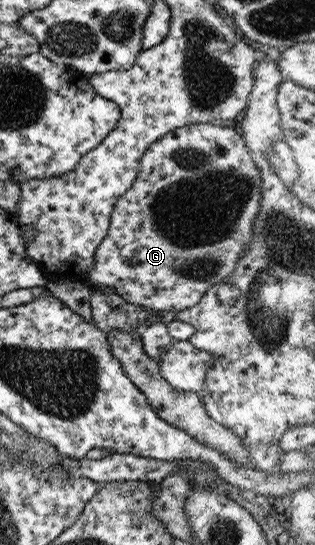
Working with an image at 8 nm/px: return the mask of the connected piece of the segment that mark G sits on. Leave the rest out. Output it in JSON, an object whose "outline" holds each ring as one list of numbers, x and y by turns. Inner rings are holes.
{"outline":[[195,123,177,127,151,143,140,158,135,180,120,195,112,208,107,234,94,250,93,264,87,273,87,281,93,285,111,287,116,295,132,306,140,306,149,311,182,311,196,305,210,286,220,284,228,277,234,271,238,258,245,253,247,245,252,241,253,221,261,200,261,175,258,173,257,163,248,155,245,141,237,128,231,124,217,126,211,123]]}

